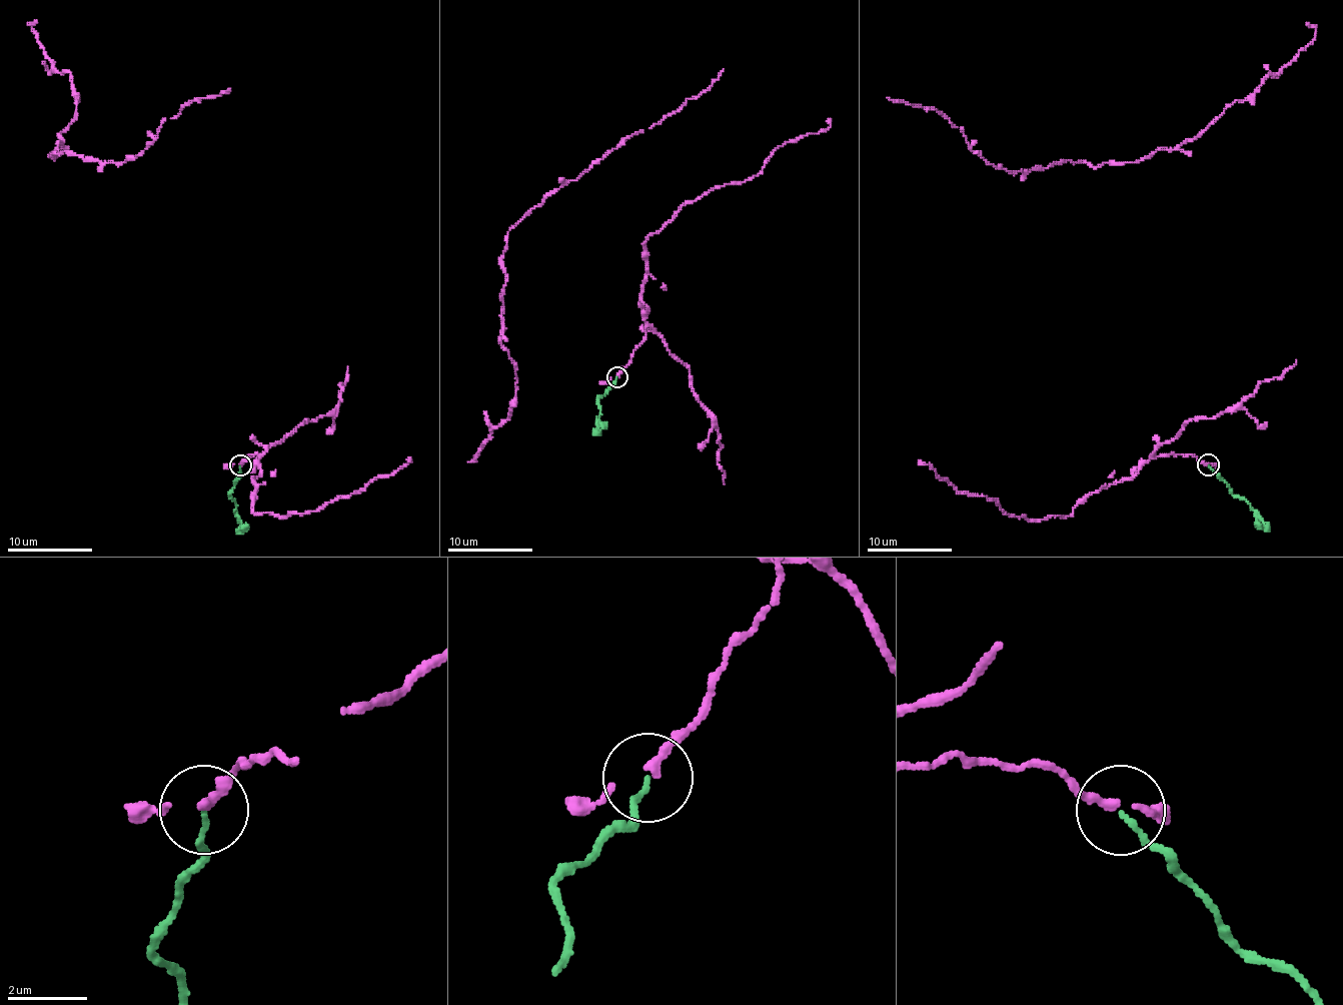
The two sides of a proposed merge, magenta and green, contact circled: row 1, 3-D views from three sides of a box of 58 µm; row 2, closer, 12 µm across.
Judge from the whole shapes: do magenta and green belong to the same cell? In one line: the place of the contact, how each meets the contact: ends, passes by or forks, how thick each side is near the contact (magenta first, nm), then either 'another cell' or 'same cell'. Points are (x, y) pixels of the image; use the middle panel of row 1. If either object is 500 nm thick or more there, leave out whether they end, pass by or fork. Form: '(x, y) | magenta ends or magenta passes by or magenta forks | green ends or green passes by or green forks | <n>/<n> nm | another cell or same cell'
(617, 376) | magenta passes by | green ends | 160/120 nm | same cell

